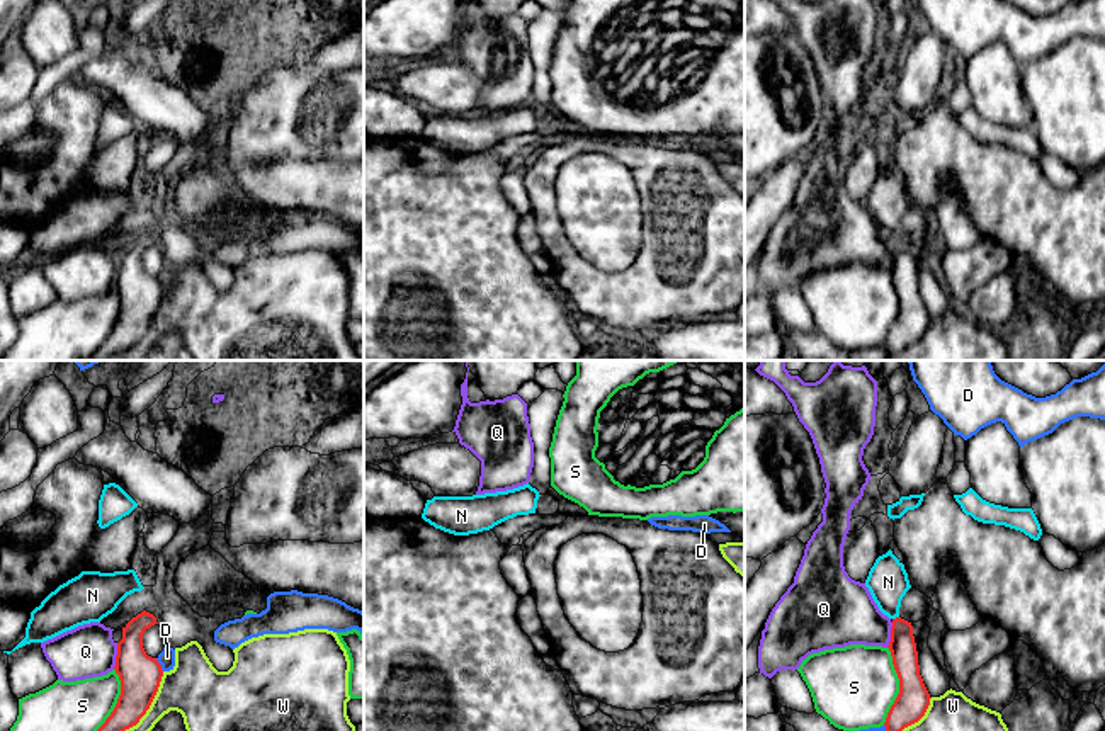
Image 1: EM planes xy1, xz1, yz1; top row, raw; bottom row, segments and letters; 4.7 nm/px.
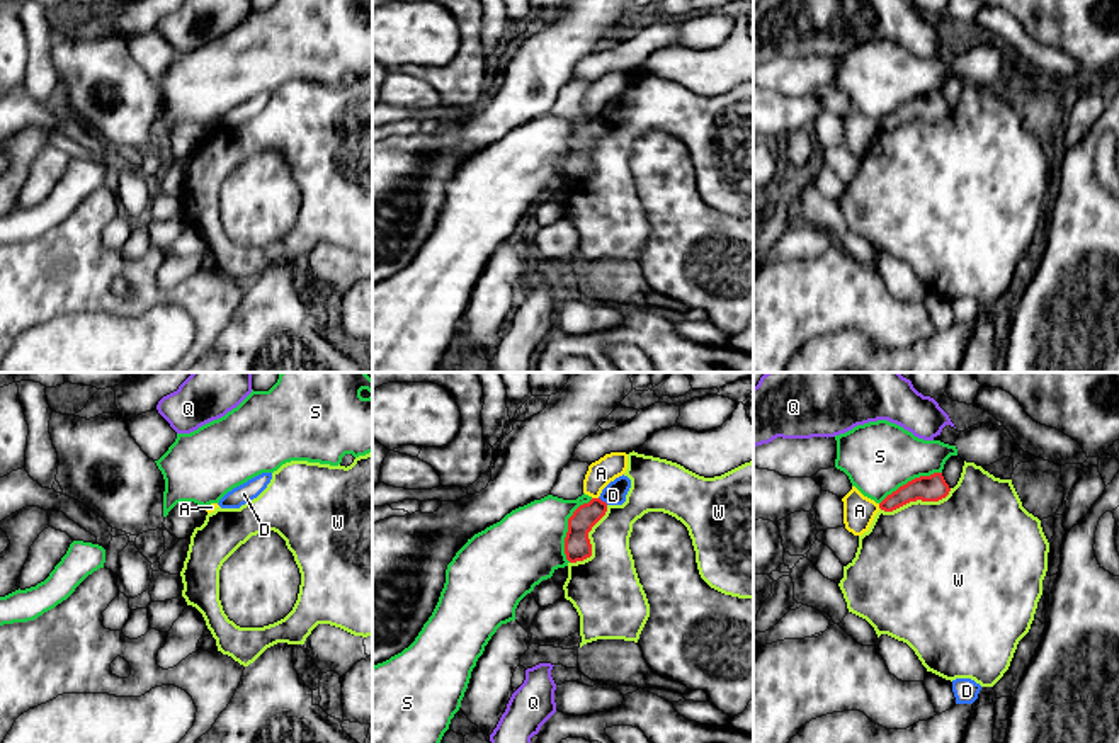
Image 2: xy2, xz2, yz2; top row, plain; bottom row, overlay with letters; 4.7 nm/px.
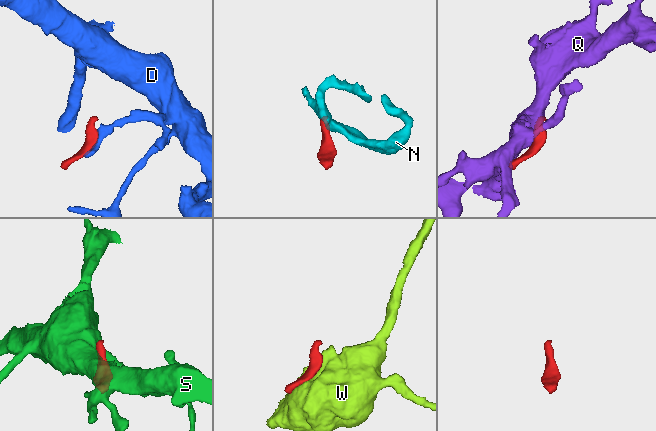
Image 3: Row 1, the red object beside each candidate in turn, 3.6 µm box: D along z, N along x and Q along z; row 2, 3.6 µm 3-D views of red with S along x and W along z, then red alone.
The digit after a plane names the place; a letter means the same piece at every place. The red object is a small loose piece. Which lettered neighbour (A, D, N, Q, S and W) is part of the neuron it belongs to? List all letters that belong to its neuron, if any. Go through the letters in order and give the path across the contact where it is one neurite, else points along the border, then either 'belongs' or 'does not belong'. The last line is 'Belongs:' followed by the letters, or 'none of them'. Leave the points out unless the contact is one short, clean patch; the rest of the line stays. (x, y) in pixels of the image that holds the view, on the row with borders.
A: along xz2 (592, 497), (597, 499) | does not belong
D: along xy1 (155, 658), (164, 670) | does not belong
N: across yz1 (903, 648), (901, 628), (896, 617), (888, 600), (888, 582) | belongs
Q: along xy1 (118, 643), (113, 668) | does not belong
S: does not belong
W: does not belong
Belongs: N

